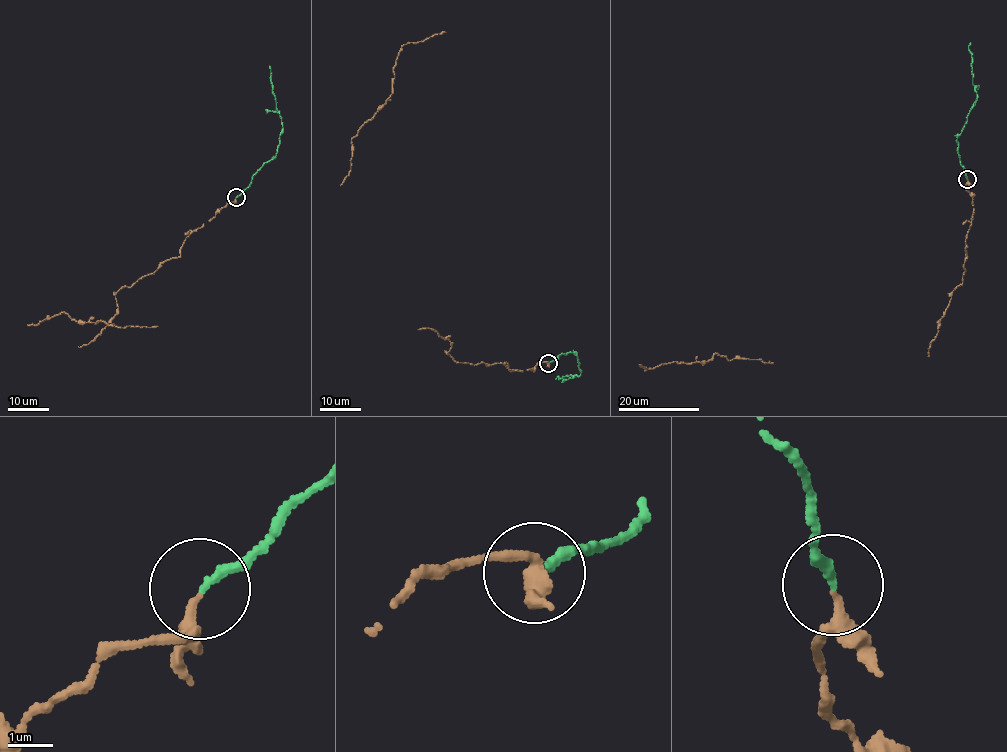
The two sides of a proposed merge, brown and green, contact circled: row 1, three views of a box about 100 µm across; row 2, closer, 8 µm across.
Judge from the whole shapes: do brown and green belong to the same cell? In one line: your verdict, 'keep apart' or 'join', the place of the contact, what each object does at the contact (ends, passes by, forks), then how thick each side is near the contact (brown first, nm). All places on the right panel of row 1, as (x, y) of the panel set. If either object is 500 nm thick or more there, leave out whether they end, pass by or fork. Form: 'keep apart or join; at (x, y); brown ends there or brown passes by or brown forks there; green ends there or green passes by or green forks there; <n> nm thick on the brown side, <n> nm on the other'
join; at (967, 179); brown passes by; green ends there; 190 nm thick on the brown side, 180 nm on the other

